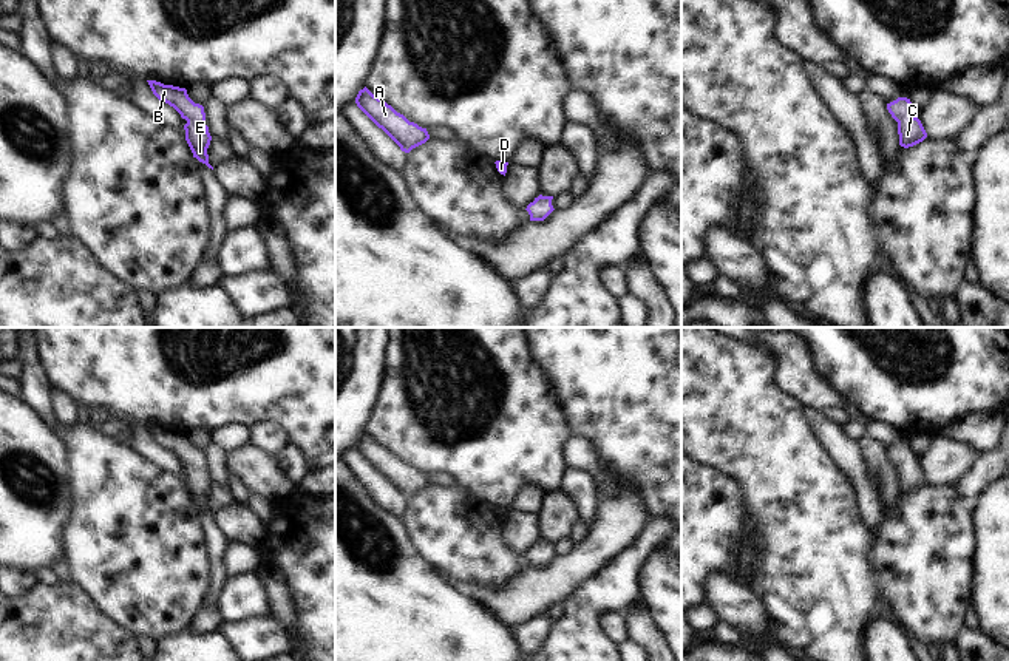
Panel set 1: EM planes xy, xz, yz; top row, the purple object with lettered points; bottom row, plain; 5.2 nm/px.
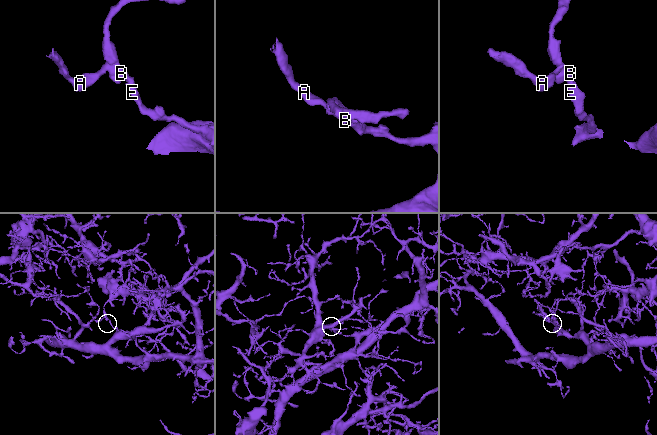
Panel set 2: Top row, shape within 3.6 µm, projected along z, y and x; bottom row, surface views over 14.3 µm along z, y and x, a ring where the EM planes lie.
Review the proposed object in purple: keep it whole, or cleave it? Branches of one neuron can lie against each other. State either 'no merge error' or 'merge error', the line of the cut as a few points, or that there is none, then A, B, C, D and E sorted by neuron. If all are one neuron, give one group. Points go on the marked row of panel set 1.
no merge error | no cut | A B C D E

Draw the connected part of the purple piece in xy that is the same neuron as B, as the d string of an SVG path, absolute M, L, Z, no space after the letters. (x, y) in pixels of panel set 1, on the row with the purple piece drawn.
M147 80L147 82L153 94L159 100L173 107L181 114L181 117L187 120L187 124L184 125L185 141L193 153L193 158L196 158L199 162L206 164L209 168L213 170L213 167L209 164L209 154L207 154L212 136L209 133L209 127L206 125L204 107L195 103L189 97L185 88L164 85L156 80Z

